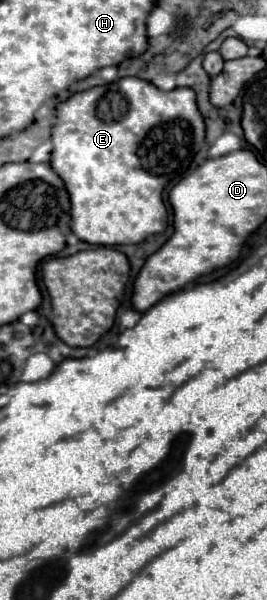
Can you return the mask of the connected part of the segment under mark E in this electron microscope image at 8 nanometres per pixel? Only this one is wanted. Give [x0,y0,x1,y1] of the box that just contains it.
[51,78,205,246]

